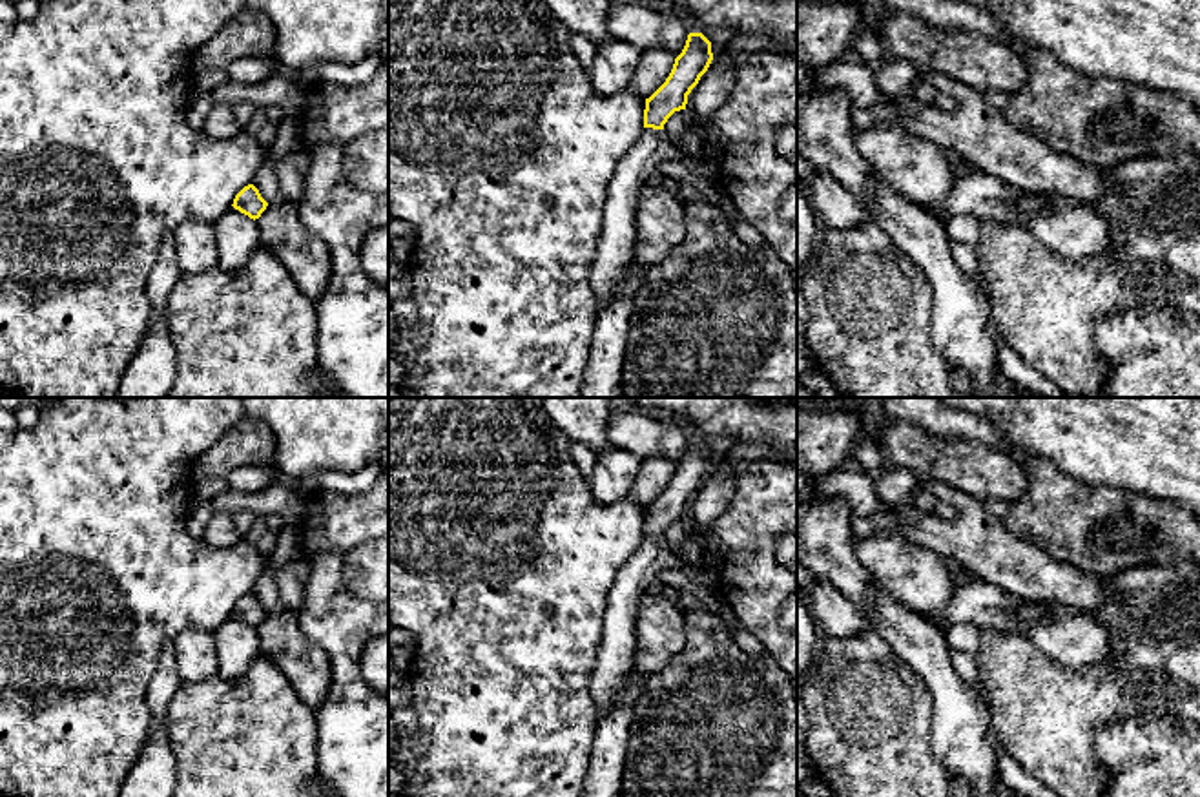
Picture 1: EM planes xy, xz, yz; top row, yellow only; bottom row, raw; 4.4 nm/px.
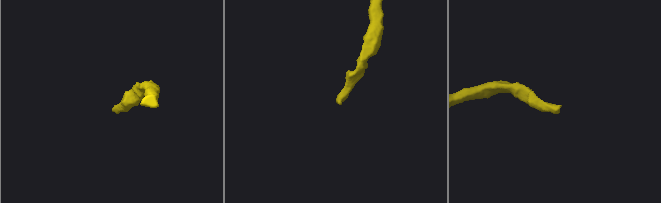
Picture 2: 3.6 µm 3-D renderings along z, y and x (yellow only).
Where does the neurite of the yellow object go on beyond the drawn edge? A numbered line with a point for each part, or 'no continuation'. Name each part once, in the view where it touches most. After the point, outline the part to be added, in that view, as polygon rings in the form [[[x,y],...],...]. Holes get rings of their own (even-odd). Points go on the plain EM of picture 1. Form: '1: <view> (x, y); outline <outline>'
1: xz (615, 659); outline [[[644,536],[620,567],[604,611],[602,644],[591,673],[591,699],[598,720],[609,713],[626,688],[636,657],[635,624],[640,602],[666,569],[678,571],[693,585],[717,593],[713,574],[678,560],[664,538]]]

